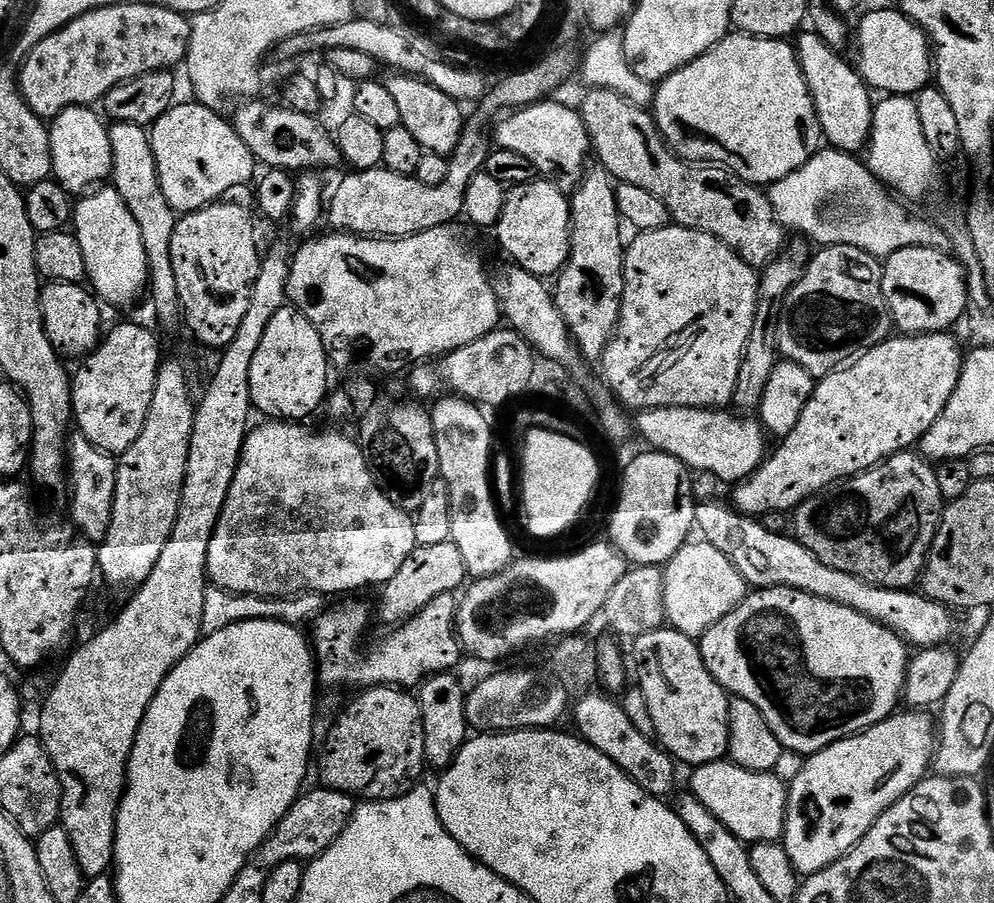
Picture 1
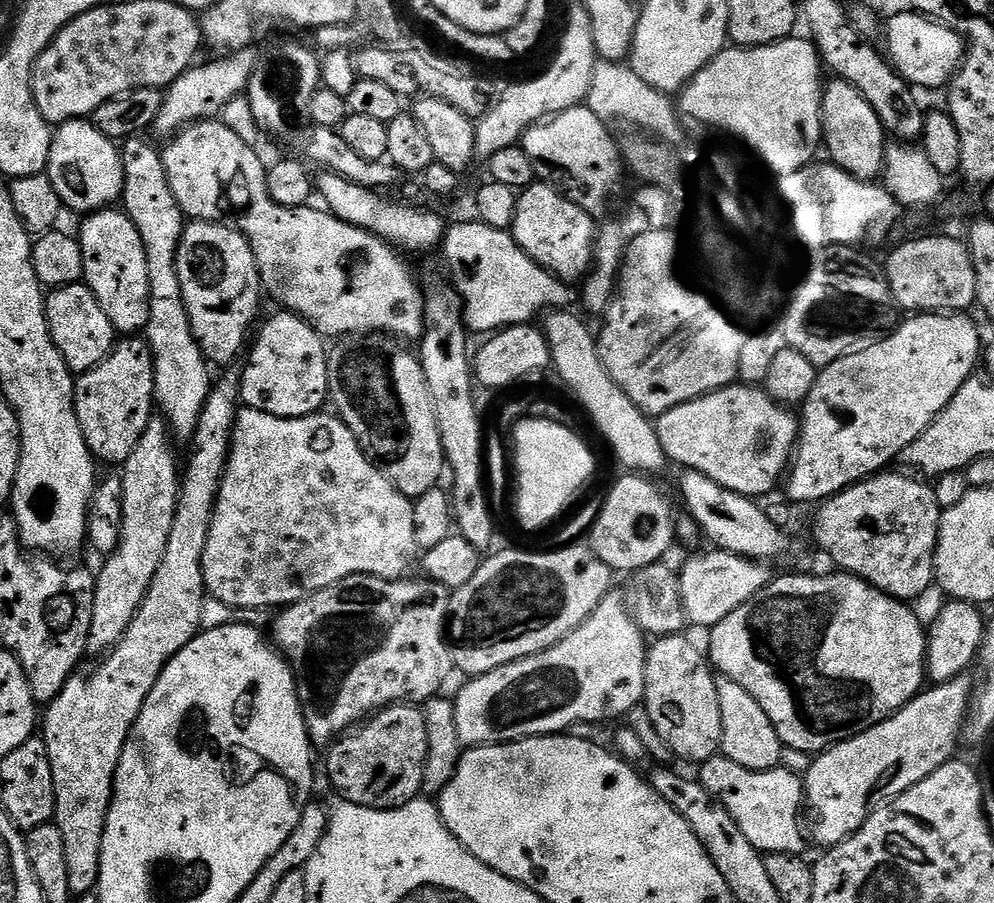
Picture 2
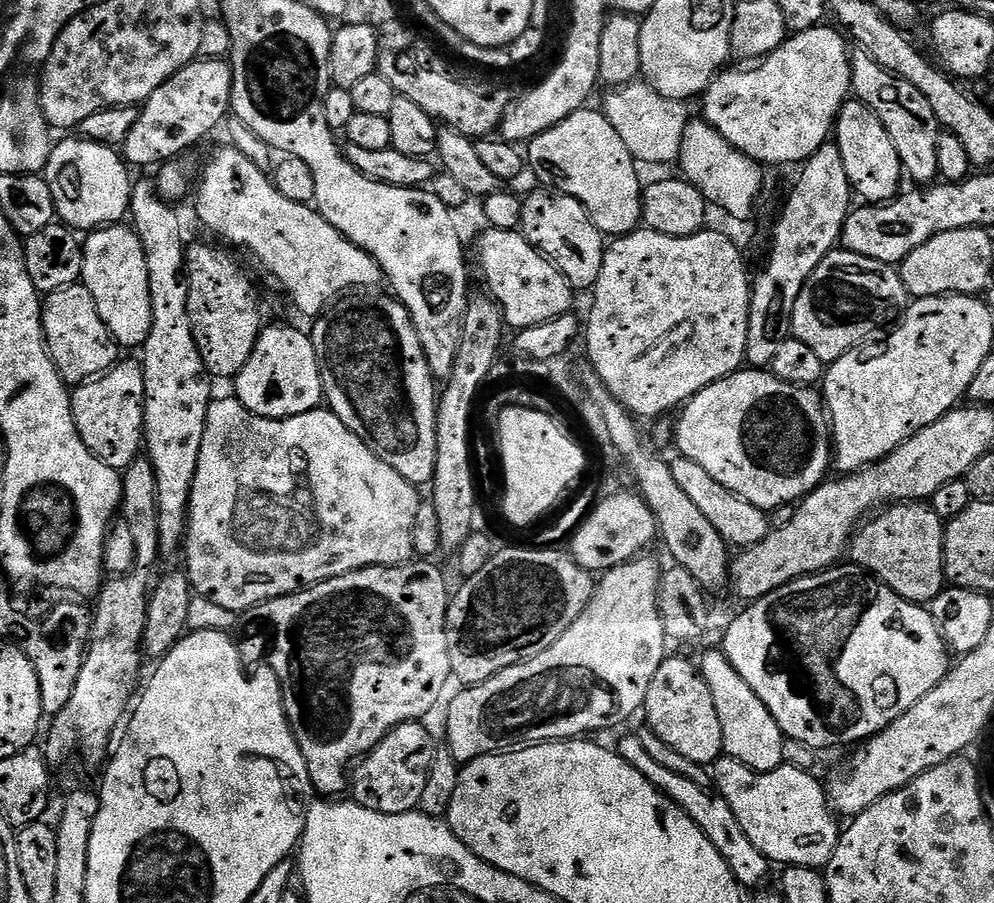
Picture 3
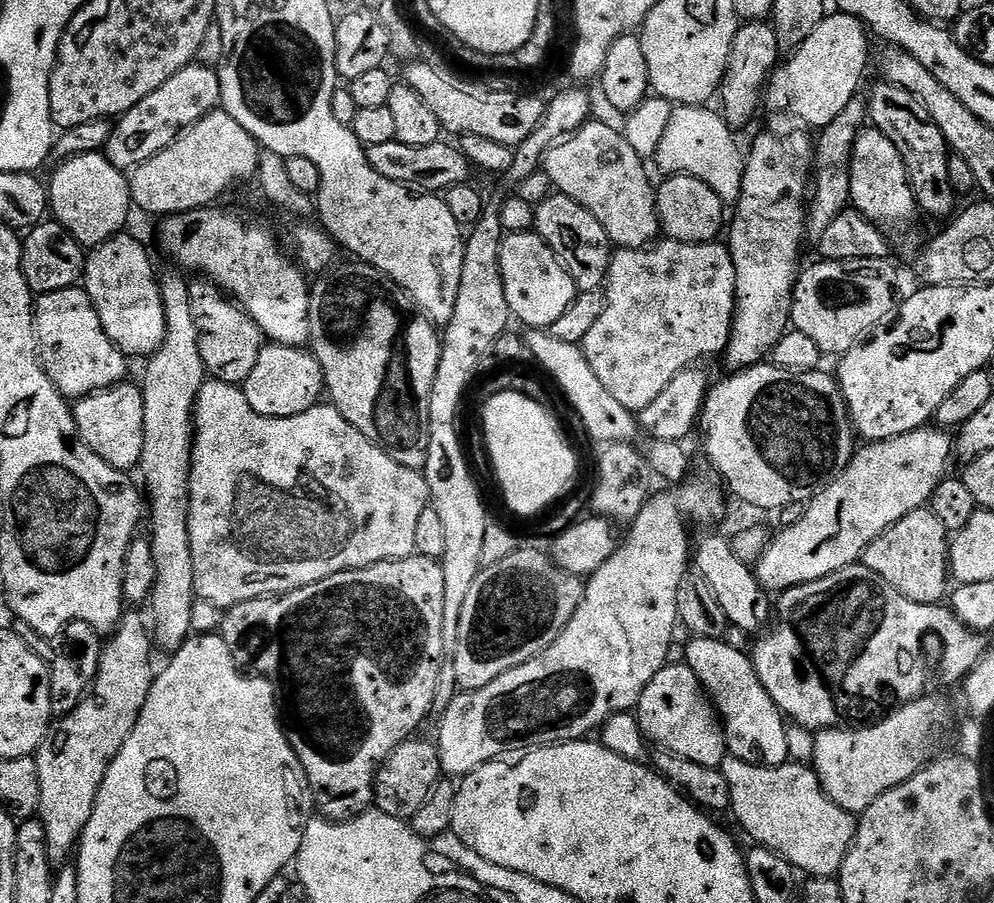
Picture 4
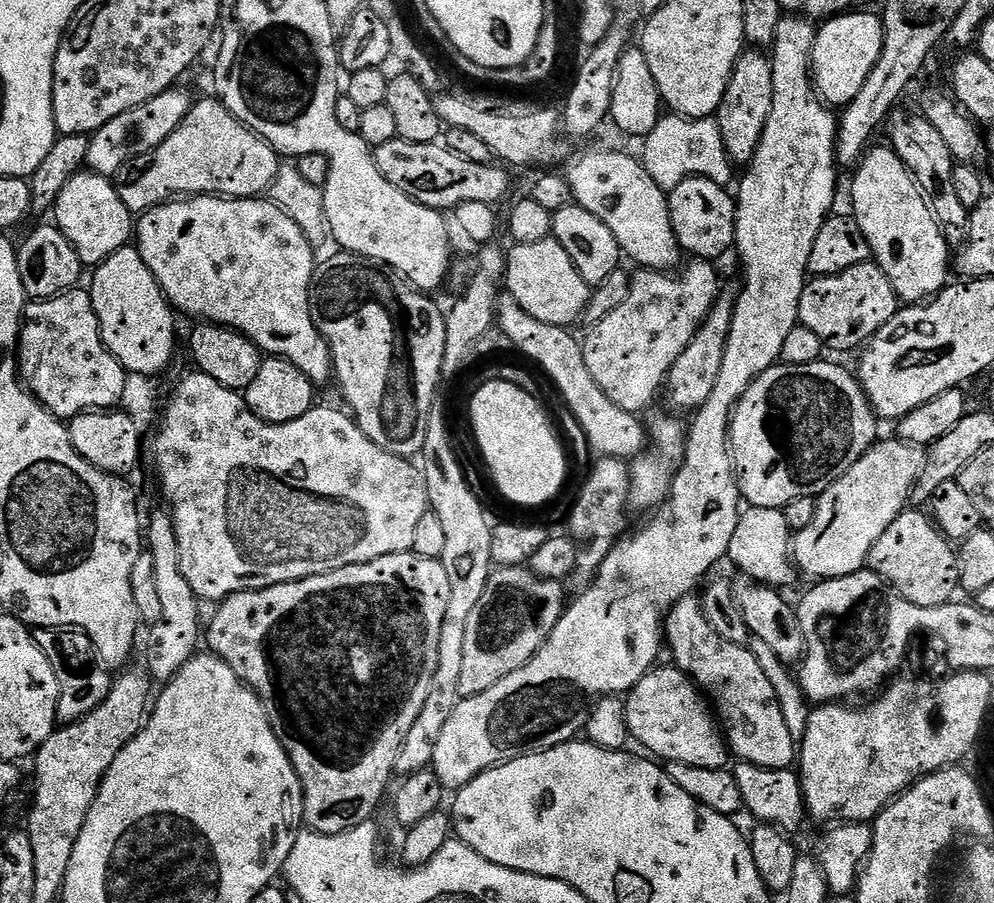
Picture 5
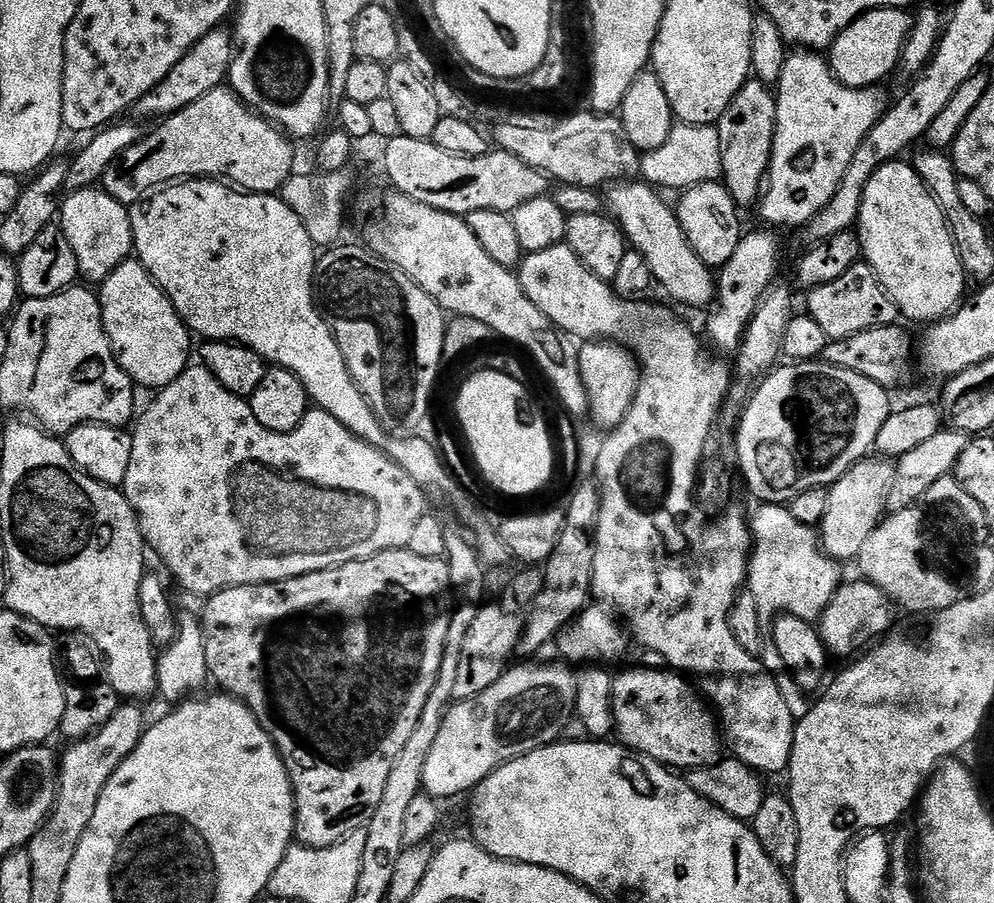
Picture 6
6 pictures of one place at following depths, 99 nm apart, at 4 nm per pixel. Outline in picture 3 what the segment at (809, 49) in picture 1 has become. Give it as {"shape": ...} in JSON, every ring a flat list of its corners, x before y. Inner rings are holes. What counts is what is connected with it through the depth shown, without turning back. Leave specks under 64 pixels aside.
{"shape":[[852,98,840,107,834,125,834,143,842,154,852,191,859,199,861,196,861,201,883,204,901,191,902,169,898,150,894,150,894,142,890,142,890,134,886,134,886,126,882,126,878,114,862,101]]}

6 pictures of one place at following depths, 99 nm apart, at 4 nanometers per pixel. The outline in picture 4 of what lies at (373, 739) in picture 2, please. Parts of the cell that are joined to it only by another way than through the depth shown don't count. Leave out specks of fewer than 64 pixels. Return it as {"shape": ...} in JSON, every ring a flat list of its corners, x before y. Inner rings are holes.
{"shape":[[409,738,398,745,376,773,374,808,382,814,390,814,390,818,411,821,442,778,439,747,433,741,431,744,428,740,416,739]]}

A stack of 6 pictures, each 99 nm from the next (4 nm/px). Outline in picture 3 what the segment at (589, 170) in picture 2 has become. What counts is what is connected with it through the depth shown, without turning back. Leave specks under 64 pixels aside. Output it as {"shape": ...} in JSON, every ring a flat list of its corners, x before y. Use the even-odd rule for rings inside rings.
{"shape":[[592,106,580,108,574,114,570,114,558,126,538,134,526,144,526,164,538,179,541,185,551,186,555,191,566,194,578,202,590,214,594,226,604,233,605,237,615,238,628,236,636,231,642,224,642,183,636,173,638,169,635,160,626,145,622,142,621,135,614,130,603,111,592,109]]}

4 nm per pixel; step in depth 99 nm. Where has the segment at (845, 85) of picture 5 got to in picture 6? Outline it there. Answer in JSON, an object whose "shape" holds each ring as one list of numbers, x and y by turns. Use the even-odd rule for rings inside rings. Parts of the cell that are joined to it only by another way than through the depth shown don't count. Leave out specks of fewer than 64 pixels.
{"shape":[[876,8,859,16,854,23,846,26,842,34,833,42,826,59,832,69,832,75,841,80,847,88,870,88,879,85,879,80,884,80,893,71,897,71,900,55,904,52,904,44,908,34,912,31,913,17,903,8]]}

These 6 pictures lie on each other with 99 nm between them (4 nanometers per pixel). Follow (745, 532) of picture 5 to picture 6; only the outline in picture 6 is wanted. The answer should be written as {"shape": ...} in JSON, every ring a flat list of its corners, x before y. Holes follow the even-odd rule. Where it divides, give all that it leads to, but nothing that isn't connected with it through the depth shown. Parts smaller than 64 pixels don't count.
{"shape":[[765,504,760,507,755,516,751,517,752,525,752,556,748,566,747,591,754,598,758,618,762,624,773,623,777,616,792,616,804,621,815,623,823,616,826,606,833,600,834,594,844,582,841,563,833,560,819,541,815,529,798,522,789,507,780,504]]}

